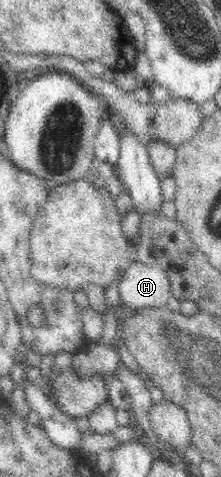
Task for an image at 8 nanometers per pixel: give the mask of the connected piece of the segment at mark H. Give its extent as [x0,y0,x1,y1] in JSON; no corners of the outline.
[120,261,172,312]

